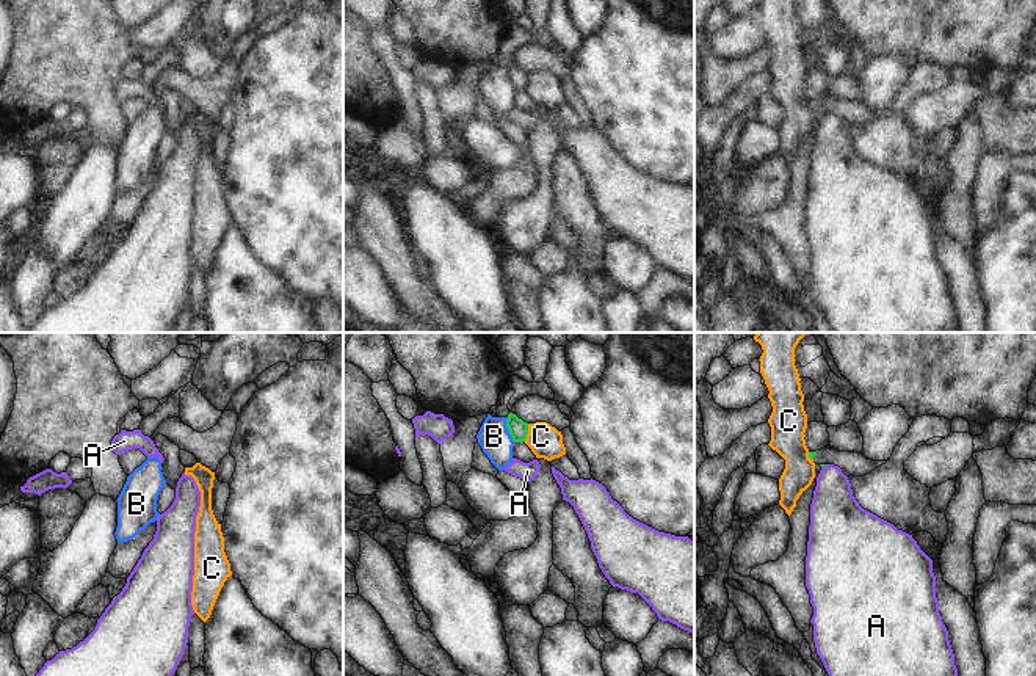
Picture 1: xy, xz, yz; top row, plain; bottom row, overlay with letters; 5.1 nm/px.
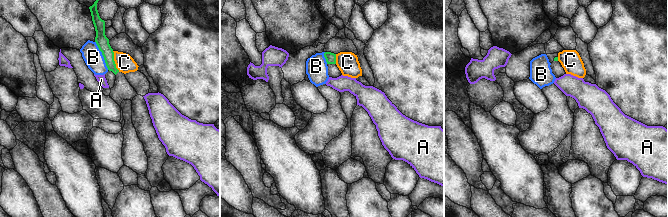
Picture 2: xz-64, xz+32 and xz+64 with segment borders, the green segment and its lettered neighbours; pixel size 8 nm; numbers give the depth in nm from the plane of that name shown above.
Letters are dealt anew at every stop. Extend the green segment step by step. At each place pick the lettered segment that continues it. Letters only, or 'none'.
none

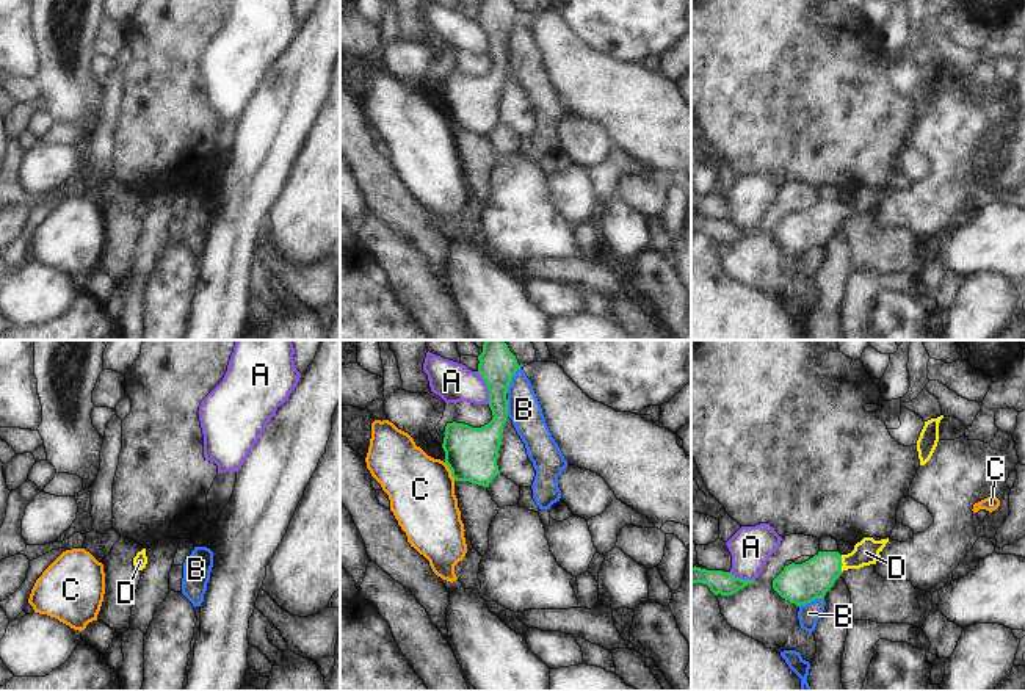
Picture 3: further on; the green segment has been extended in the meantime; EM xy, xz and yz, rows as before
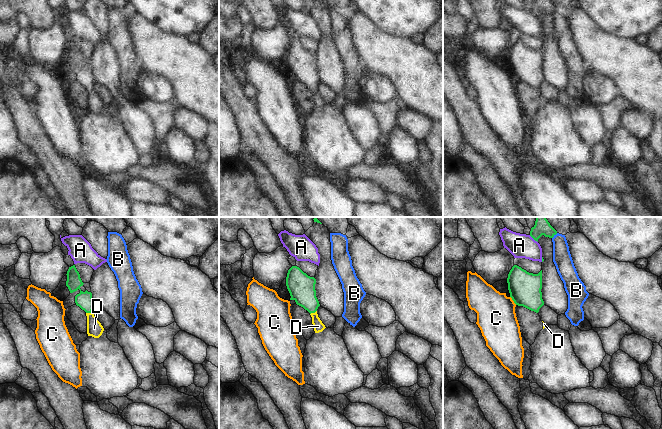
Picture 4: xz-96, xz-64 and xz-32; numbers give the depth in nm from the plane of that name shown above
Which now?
D

